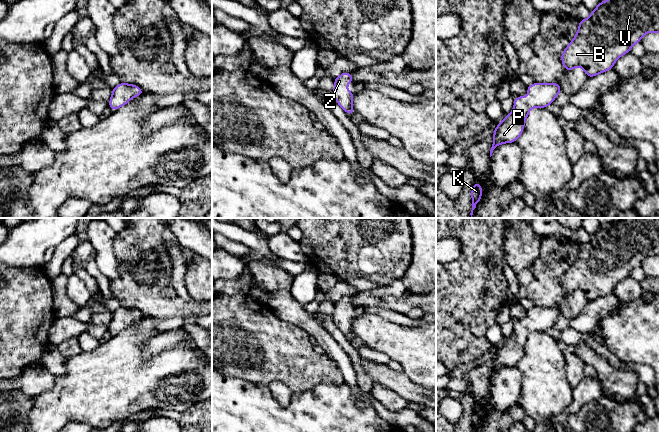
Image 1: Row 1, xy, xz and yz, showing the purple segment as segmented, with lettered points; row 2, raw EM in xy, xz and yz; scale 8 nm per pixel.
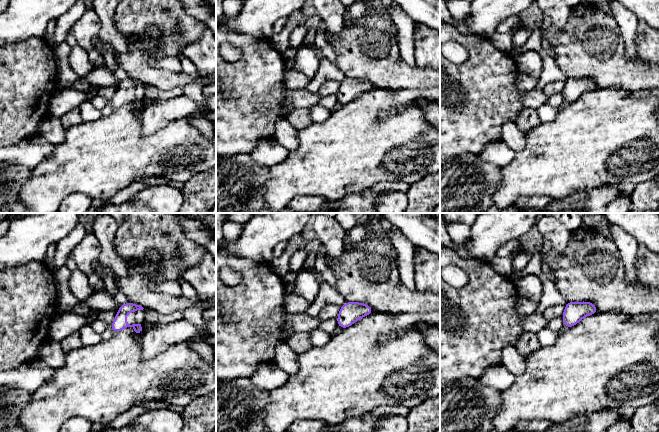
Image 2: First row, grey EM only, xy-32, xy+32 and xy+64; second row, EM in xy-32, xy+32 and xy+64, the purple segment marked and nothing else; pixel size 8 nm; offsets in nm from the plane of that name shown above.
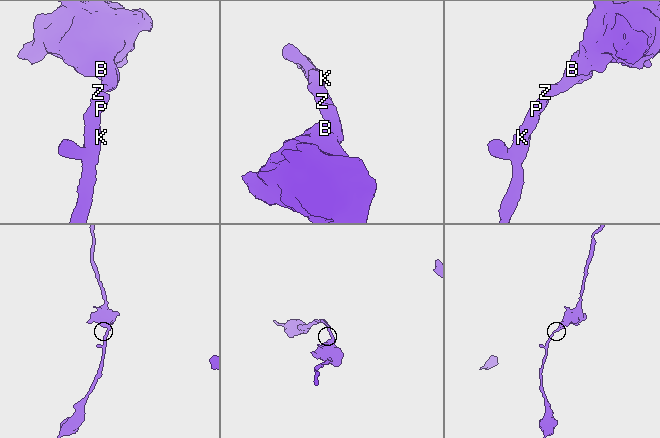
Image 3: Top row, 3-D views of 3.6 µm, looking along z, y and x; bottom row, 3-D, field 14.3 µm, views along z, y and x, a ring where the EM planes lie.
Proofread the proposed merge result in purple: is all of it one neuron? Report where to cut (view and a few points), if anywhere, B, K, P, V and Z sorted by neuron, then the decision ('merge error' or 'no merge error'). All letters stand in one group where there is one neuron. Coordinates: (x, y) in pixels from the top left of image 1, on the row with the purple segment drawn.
no cut; B K P V Z; no merge error

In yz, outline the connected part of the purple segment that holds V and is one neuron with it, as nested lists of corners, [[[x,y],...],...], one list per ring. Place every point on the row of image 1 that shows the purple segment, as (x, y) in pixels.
[[[660,0],[601,1],[588,19],[579,21],[578,32],[562,52],[562,64],[567,72],[581,66],[588,78],[594,77],[612,70],[615,61],[649,32],[660,33]]]

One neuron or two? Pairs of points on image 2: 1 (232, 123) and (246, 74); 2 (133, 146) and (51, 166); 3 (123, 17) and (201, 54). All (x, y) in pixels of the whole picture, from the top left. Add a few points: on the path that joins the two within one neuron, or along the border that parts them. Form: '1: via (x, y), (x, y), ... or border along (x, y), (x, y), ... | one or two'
1: via (232, 111), (246, 95), (246, 86) | one
2: via (113, 154), (84, 163), (71, 163) | one
3: border along (205, 30), (197, 39), (189, 43) | two

